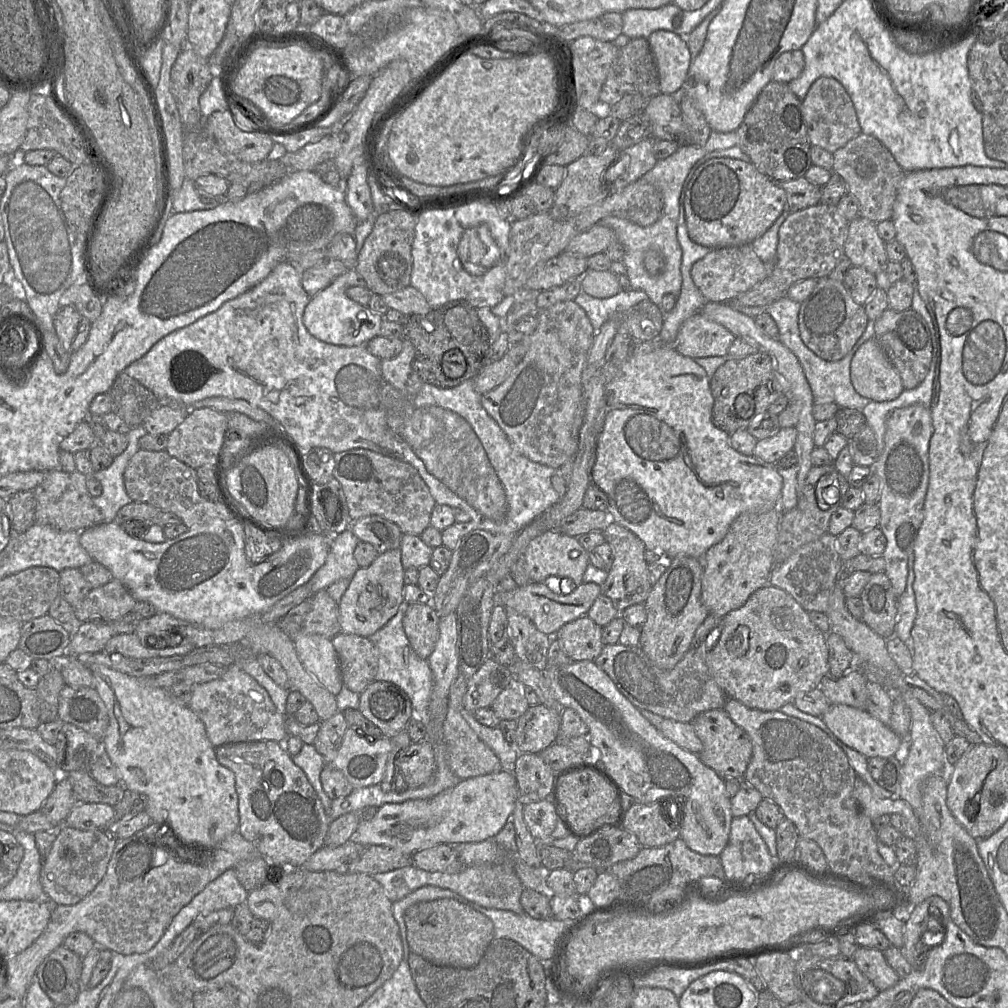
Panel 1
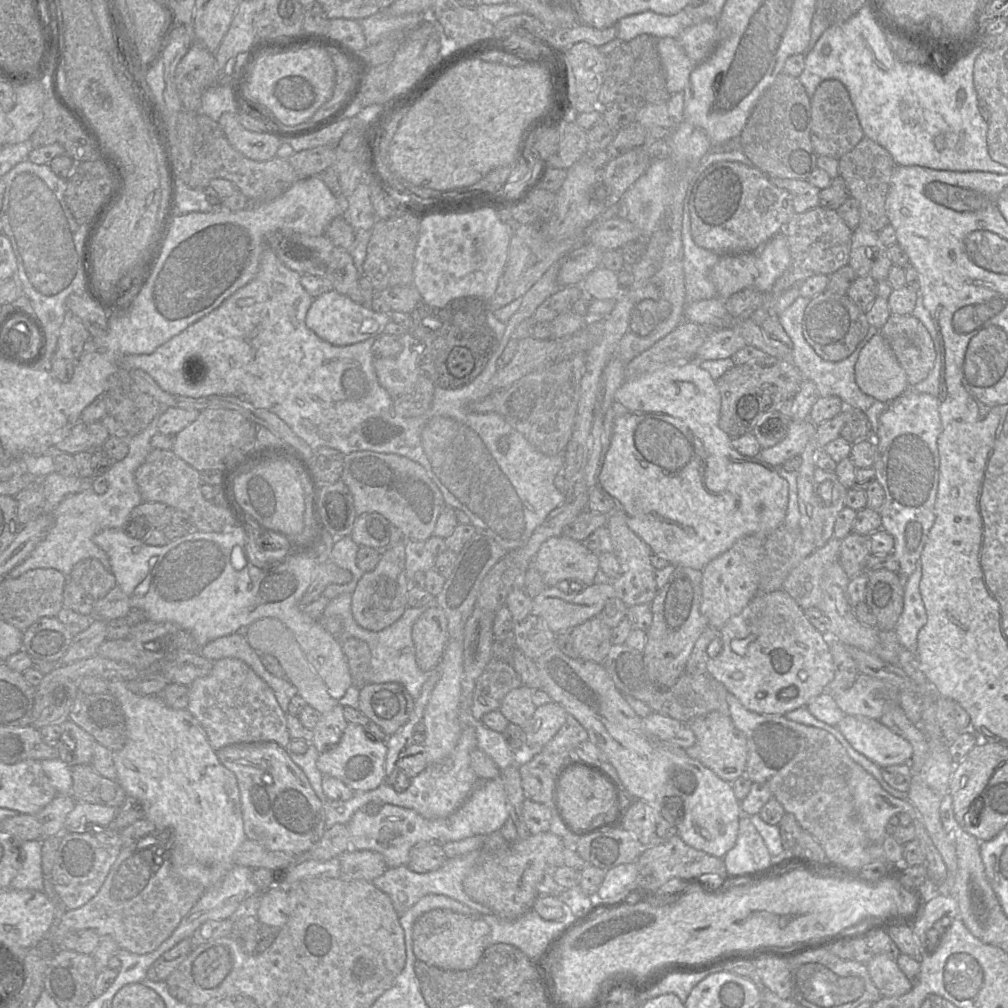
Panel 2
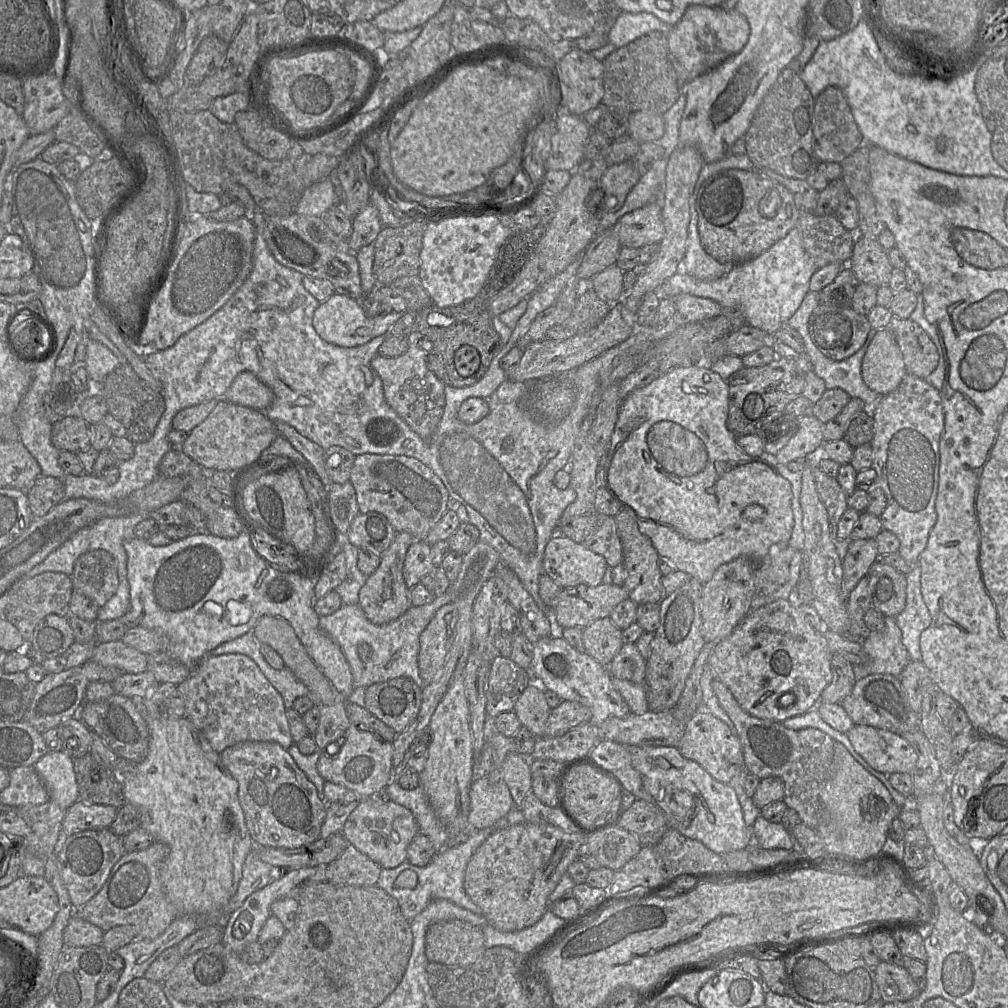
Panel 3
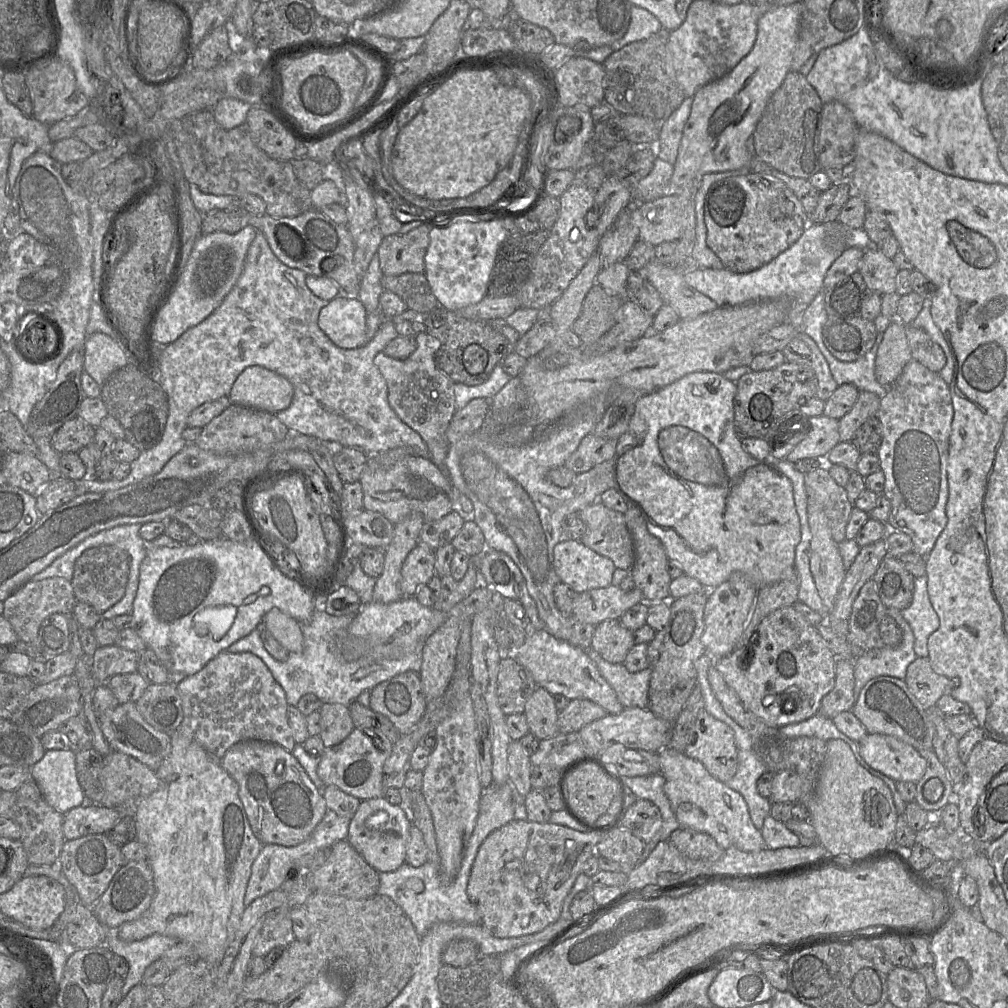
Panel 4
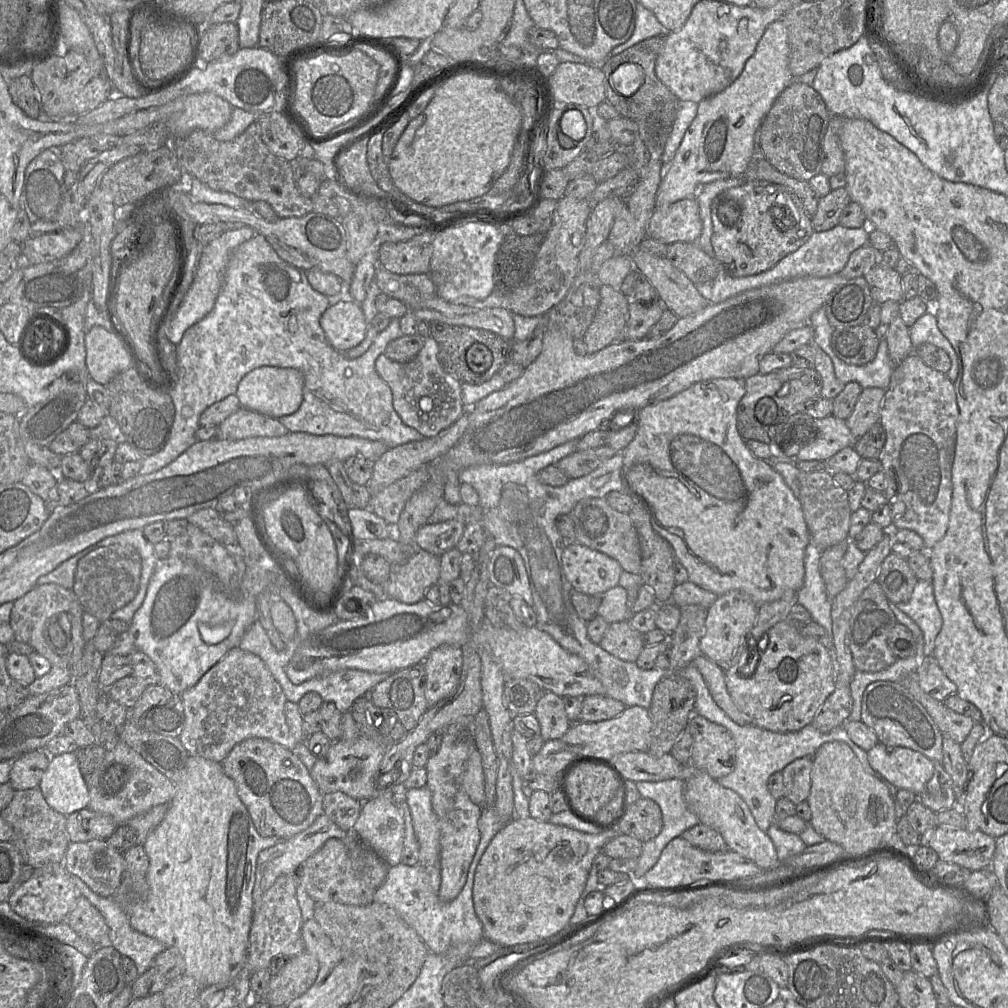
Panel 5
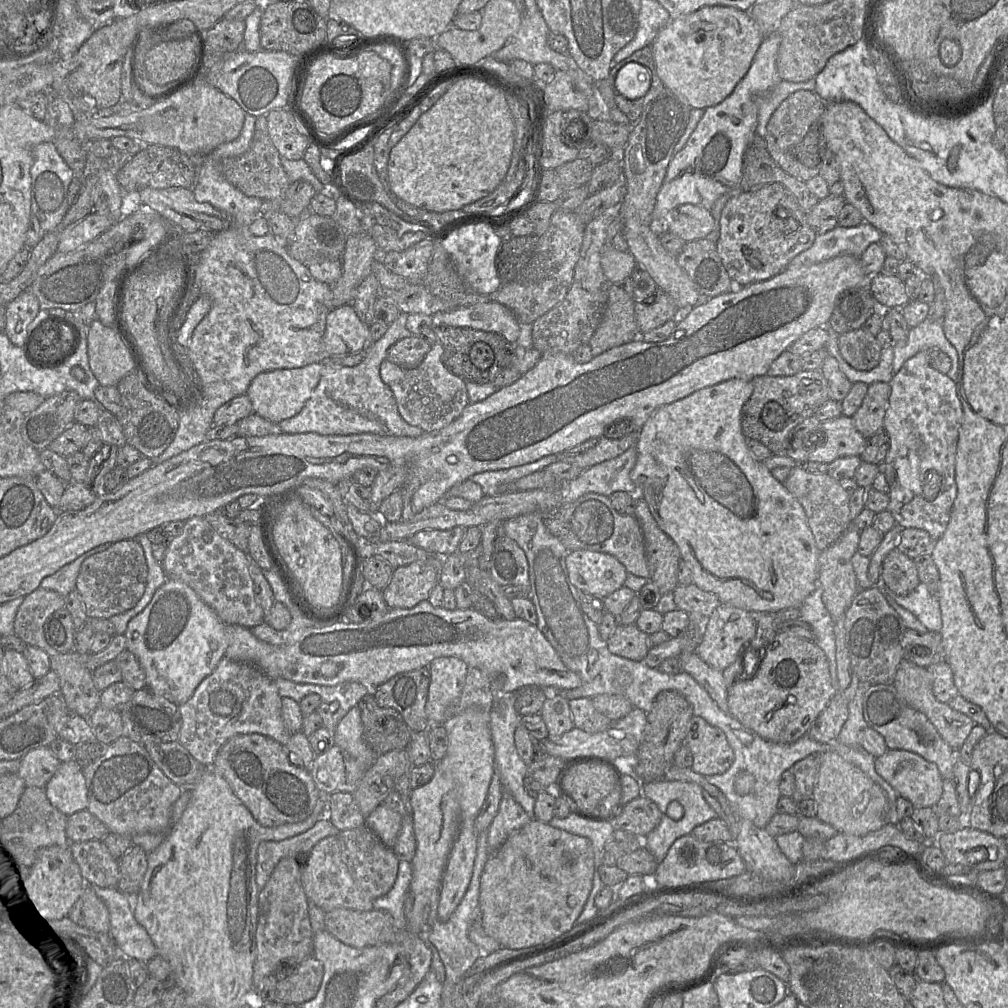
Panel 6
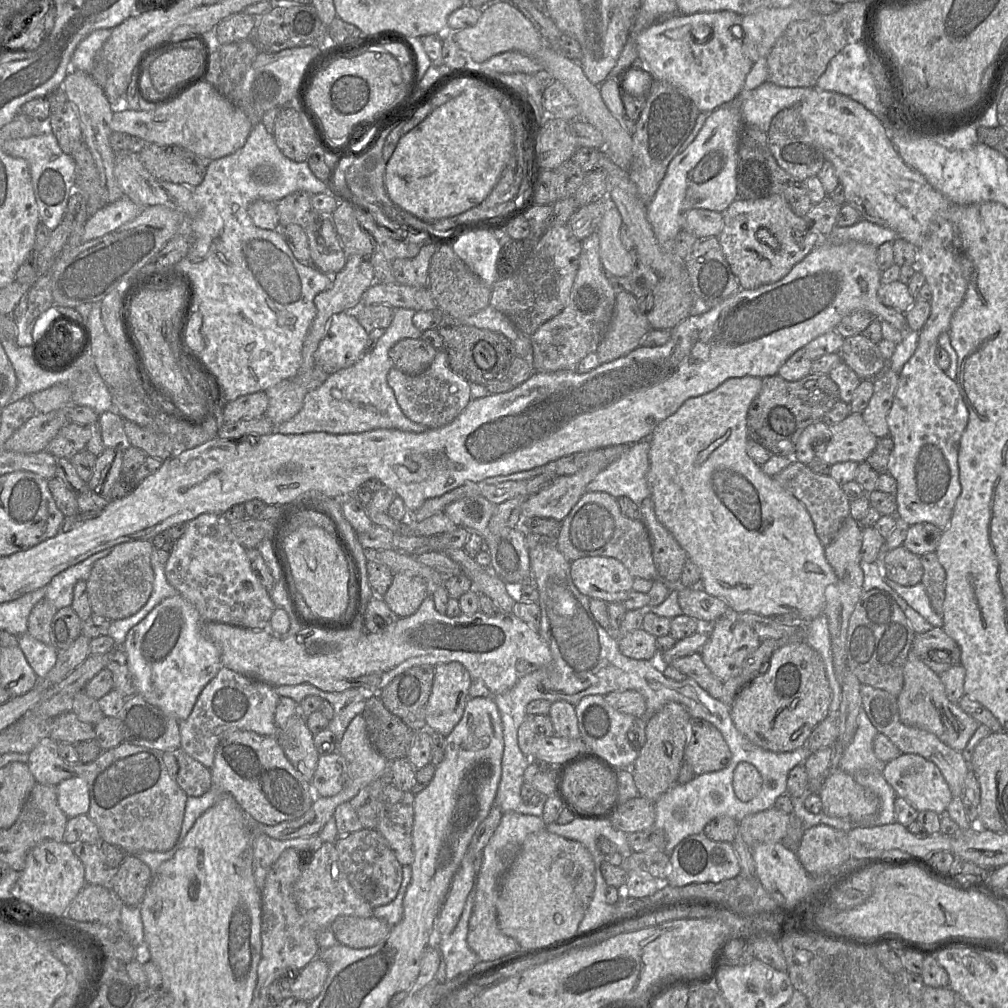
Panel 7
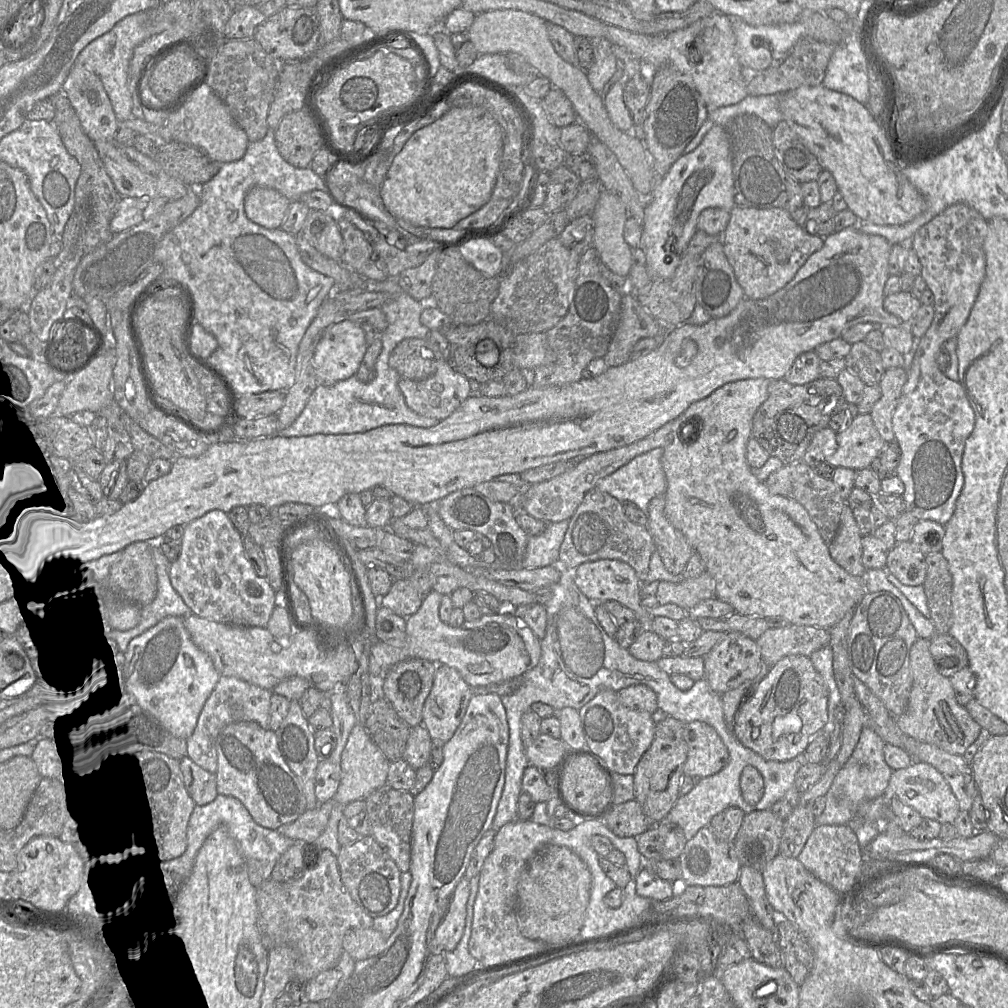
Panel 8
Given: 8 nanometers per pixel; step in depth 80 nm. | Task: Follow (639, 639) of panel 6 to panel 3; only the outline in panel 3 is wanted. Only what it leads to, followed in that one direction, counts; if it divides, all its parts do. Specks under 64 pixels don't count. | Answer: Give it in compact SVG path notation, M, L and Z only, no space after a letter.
M609 617L595 620L583 628L583 652L602 665L609 665L623 646L622 630Z

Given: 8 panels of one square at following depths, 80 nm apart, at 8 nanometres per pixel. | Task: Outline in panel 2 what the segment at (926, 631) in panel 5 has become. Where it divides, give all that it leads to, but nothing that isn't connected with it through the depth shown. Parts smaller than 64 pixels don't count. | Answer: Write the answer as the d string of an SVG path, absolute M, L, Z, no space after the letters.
M921 565L916 568L904 583L903 611L893 630L895 638L903 648L916 655L917 635L927 621L927 614L919 590L921 580Z

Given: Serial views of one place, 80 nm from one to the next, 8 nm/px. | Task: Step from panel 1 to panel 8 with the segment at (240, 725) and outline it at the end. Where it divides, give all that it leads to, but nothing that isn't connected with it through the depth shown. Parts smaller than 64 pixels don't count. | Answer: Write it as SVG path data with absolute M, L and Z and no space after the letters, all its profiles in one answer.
M220 676L217 685L205 702L192 735L186 740L187 756L198 766L214 773L217 770L217 738L224 727L229 724L251 721L263 729L270 729L270 700L272 691L264 689L241 679Z

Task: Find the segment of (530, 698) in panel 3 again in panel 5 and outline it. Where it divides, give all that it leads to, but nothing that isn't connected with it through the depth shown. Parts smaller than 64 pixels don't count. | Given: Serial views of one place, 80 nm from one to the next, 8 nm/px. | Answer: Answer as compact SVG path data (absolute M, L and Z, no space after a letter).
M551 691L544 692L536 705L534 715L539 721L541 736L545 741L561 739L572 725L562 697Z

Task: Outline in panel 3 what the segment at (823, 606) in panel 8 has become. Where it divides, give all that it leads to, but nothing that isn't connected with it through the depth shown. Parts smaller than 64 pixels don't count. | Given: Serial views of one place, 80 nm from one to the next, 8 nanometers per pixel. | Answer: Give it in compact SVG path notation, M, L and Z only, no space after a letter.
M706 366L677 367L661 375L648 385L638 388L627 395L621 402L615 430L608 450L609 468L606 474L606 486L609 491L623 504L632 509L637 516L639 531L647 536L659 556L669 558L676 569L683 571L702 584L713 577L715 571L725 563L740 557L760 562L772 546L785 549L789 546L792 536L794 517L792 512L792 486L777 470L774 456L764 453L752 457L739 449L736 438L726 426L728 416L729 387L725 380Z

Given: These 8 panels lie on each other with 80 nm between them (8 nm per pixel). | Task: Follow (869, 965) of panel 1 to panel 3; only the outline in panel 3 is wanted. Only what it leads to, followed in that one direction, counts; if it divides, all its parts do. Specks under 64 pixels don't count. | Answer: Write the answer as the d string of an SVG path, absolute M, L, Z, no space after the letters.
M882 961L874 971L884 1003L909 1001L916 998L921 992L903 966Z

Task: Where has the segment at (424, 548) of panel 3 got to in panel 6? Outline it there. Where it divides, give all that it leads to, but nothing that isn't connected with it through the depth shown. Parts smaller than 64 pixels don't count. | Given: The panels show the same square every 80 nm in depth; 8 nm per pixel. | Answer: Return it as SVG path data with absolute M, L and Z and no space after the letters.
M414 562L395 568L382 594L389 608L410 609L427 600L437 583L434 568Z

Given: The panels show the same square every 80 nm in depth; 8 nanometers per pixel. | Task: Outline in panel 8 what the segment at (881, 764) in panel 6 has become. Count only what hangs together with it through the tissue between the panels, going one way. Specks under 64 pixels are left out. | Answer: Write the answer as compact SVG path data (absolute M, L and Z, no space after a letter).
M913 761L907 768L893 771L889 781L889 791L901 802L915 809L923 818L941 824L953 824L960 812L958 800L950 785L935 767L926 762Z

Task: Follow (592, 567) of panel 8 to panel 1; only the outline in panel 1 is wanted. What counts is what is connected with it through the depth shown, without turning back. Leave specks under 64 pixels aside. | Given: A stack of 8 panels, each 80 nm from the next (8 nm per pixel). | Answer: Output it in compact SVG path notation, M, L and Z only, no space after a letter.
M548 530L535 537L528 544L523 557L531 582L543 582L549 576L571 578L577 585L583 583L583 575L590 563L589 552L577 537L564 534L560 530Z

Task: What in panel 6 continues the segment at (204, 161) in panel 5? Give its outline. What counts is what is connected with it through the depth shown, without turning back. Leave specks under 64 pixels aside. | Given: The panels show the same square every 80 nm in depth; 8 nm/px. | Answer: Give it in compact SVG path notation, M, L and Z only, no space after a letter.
M265 115L257 117L250 147L239 156L229 157L221 162L224 178L246 196L262 200L275 200L282 197L290 182L281 164L281 156L273 145L268 133Z

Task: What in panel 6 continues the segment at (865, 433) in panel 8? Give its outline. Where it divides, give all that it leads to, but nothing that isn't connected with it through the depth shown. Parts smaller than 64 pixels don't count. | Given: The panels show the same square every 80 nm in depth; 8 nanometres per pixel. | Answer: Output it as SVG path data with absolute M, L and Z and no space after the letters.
M839 417L821 422L824 441L812 450L808 450L808 461L829 464L844 456L860 456L866 444L866 438L857 430L852 417Z

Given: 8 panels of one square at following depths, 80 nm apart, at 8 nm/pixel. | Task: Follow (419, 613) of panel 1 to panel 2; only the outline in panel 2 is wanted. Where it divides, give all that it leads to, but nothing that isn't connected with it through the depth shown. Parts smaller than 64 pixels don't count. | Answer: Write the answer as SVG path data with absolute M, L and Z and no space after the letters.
M428 608L419 616L412 627L412 639L422 671L429 673L437 667L448 638L448 620L441 608Z

